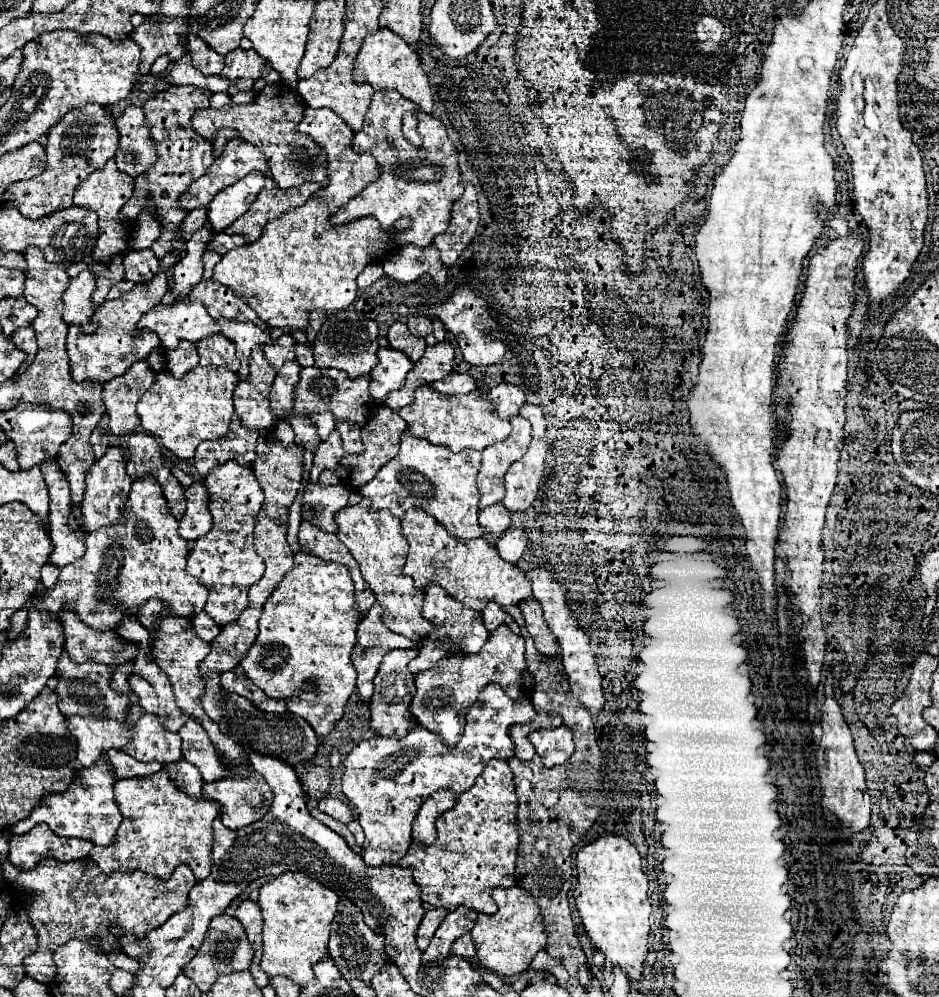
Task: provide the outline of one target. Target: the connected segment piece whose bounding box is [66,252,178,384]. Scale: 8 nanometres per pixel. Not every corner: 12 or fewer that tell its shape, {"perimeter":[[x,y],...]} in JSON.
{"perimeter":[[164,270],[106,300],[94,334],[70,326],[66,350],[76,382],[104,384],[160,346],[138,330],[148,310],[172,304]]}

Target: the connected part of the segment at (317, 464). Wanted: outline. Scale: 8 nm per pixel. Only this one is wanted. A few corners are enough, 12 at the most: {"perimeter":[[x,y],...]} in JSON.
{"perimeter":[[378,406],[362,426],[362,454],[346,454],[334,430],[316,450],[310,482],[332,470],[360,490],[390,458],[406,426]]}

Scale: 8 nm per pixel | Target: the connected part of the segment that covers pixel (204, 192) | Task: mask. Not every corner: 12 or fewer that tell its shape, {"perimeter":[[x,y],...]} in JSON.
{"perimeter":[[242,138],[226,144],[202,178],[194,180],[180,206],[208,206],[220,190],[268,162]]}

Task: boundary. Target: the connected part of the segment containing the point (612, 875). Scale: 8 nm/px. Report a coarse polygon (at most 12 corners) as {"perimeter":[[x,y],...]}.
{"perimeter":[[618,832],[576,854],[586,934],[630,980],[648,954],[648,878]]}

